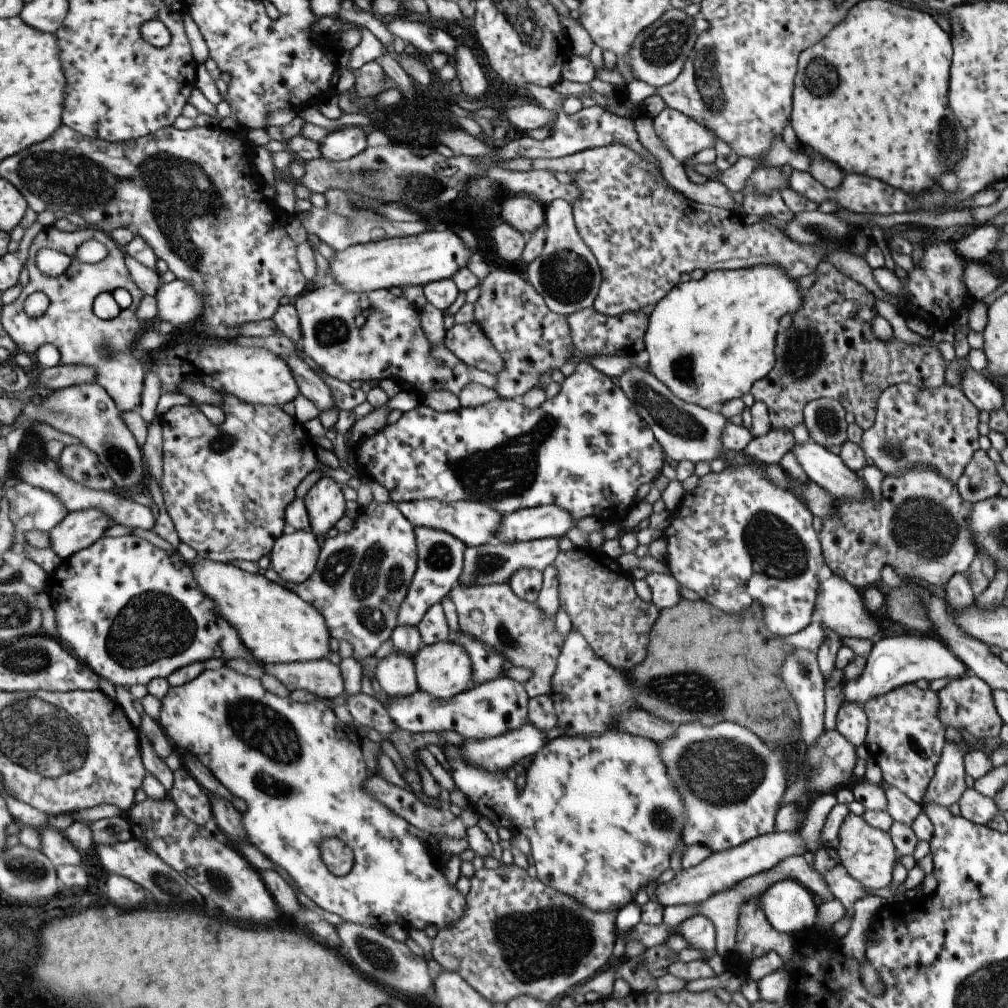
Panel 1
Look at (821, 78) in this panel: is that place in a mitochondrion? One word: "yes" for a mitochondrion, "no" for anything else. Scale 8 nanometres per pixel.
yes

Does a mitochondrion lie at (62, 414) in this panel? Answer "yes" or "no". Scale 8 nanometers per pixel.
yes

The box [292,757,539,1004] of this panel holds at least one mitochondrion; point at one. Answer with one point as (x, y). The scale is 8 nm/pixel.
(375, 957)

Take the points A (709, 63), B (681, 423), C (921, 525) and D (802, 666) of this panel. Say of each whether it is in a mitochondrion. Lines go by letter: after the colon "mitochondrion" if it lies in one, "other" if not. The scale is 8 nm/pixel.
A: mitochondrion
B: mitochondrion
C: mitochondrion
D: mitochondrion

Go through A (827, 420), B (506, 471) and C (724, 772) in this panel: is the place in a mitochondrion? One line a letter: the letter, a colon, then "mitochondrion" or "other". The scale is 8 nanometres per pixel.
A: mitochondrion
B: mitochondrion
C: mitochondrion

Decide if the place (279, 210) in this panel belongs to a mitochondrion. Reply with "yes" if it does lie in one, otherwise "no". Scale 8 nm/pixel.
no

